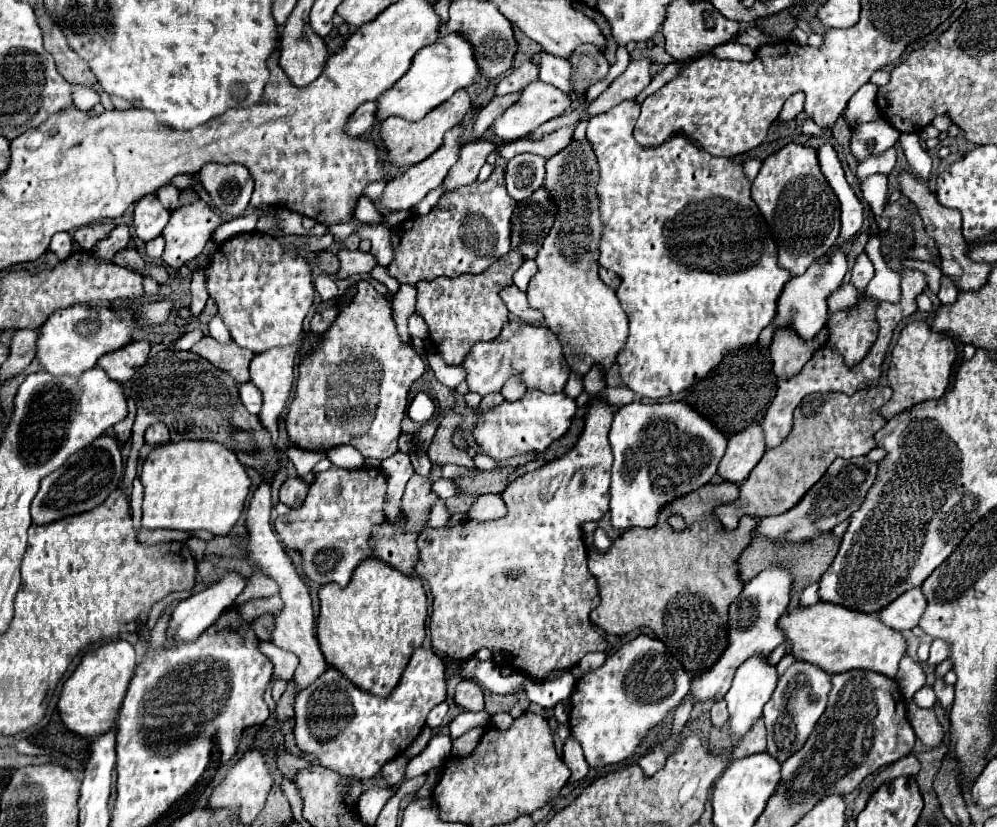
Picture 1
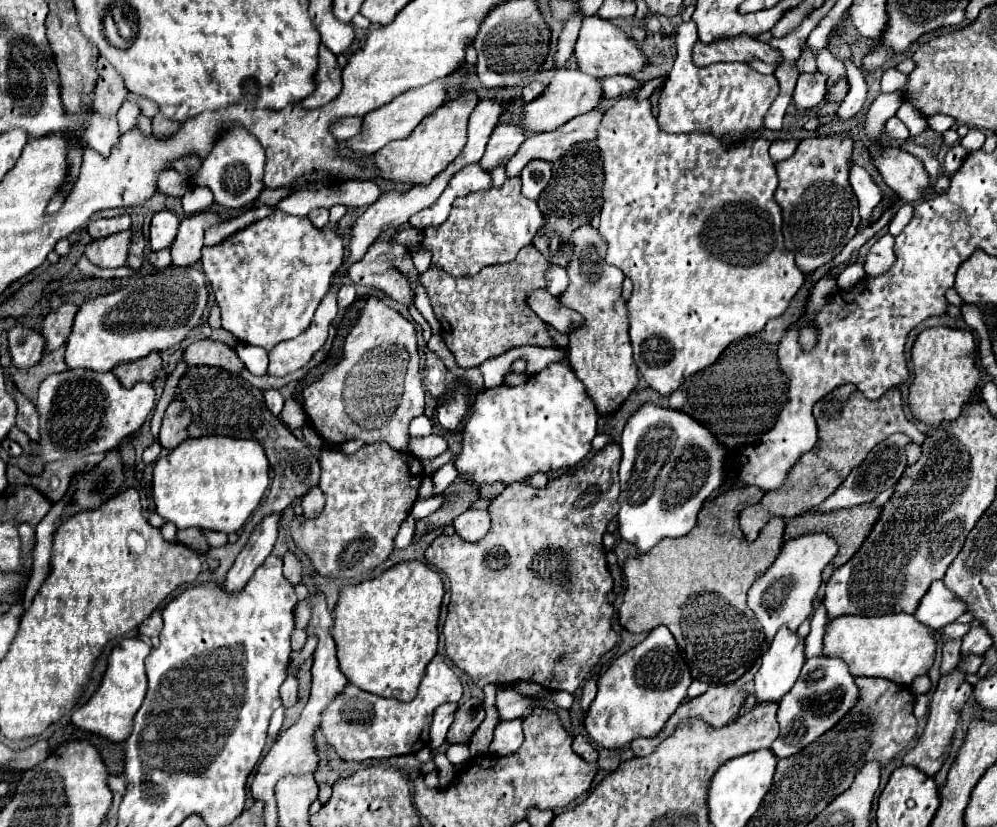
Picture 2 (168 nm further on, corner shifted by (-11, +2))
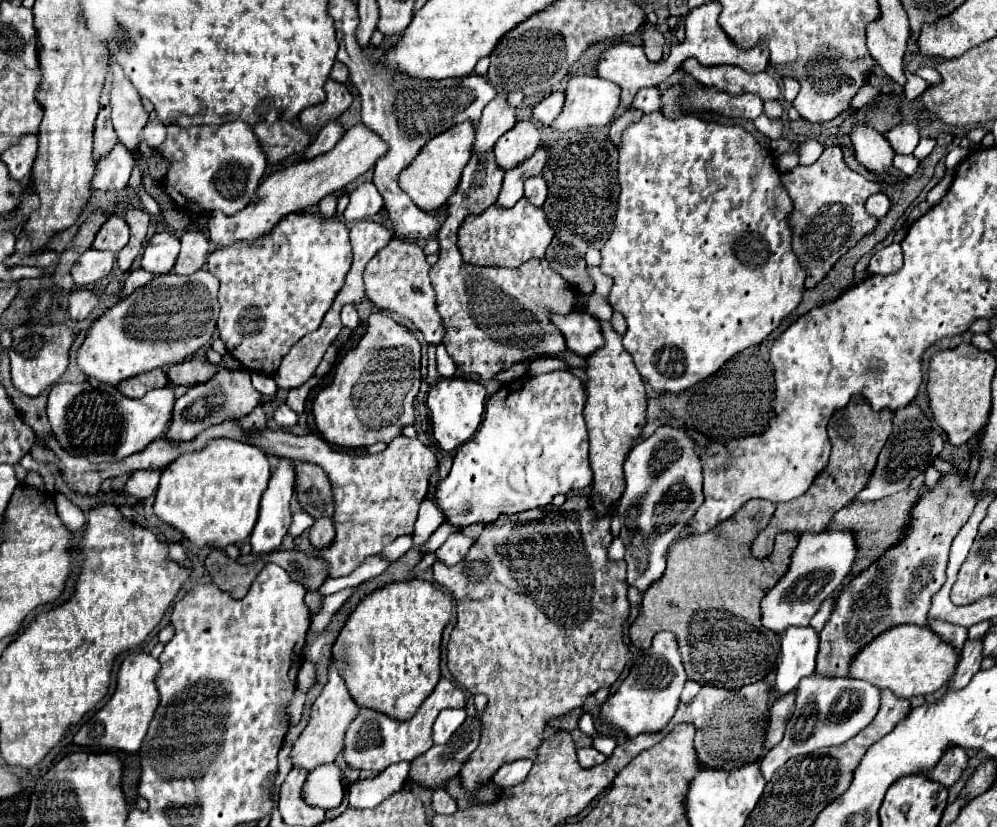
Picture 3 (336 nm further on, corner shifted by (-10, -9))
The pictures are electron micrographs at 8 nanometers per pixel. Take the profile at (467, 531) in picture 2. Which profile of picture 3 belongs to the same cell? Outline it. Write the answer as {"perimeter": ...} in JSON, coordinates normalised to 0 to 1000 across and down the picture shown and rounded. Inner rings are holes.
{"perimeter":[[[463,643],[453,646],[453,648],[437,665],[439,677],[445,680],[445,682],[449,682],[449,684],[455,684],[455,682],[459,682],[459,680],[465,677],[465,672],[469,670],[469,665],[471,665],[473,658],[475,658],[475,653],[469,651],[467,646],[463,646]]]}

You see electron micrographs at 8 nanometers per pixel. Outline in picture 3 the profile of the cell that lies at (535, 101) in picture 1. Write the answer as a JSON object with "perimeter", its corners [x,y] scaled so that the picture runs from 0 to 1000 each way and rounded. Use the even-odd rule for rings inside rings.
{"perimeter":[[[574,92],[568,104],[568,121],[566,131],[560,138],[560,143],[552,150],[558,160],[572,160],[572,157],[584,157],[592,152],[608,152],[614,148],[614,140],[622,126],[622,106],[618,102],[602,97],[598,92]]]}

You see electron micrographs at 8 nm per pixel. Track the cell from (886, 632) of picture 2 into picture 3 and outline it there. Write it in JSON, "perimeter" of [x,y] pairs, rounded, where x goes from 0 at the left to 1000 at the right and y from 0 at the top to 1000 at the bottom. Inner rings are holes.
{"perimeter":[[[903,755],[889,764],[885,764],[881,771],[871,776],[853,800],[853,817],[869,822],[877,830],[893,832],[903,844],[915,844],[915,842],[929,842],[937,839],[941,832],[945,832],[957,808],[959,808],[961,791],[953,779],[947,779],[943,769],[939,769],[931,757],[917,757],[917,755]]]}

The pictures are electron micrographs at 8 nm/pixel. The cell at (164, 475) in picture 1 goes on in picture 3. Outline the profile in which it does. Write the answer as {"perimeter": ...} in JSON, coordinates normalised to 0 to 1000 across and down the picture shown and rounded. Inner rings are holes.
{"perimeter":[[[215,530],[203,544],[183,549],[162,568],[154,602],[154,622],[181,641],[199,663],[245,655],[259,626],[259,612],[271,580],[267,549],[231,530]]]}

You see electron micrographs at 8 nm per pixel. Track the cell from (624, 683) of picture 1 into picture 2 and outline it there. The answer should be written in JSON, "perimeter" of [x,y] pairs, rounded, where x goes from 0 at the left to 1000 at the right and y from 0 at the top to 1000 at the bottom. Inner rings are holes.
{"perimeter":[[[661,756],[647,775],[617,797],[607,816],[601,819],[601,838],[591,855],[587,881],[591,891],[607,906],[623,906],[639,891],[659,891],[687,845],[693,823],[691,807],[687,804],[673,763],[667,756]]]}

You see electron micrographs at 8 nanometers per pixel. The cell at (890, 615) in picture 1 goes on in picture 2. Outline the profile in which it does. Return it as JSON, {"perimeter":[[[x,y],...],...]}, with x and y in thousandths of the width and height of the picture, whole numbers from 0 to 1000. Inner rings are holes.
{"perimeter":[[[940,703],[936,707],[936,715],[930,715],[924,724],[918,746],[934,761],[944,761],[956,753],[966,741],[970,741],[968,727],[958,722],[954,715],[950,715],[950,710],[944,703]]]}

